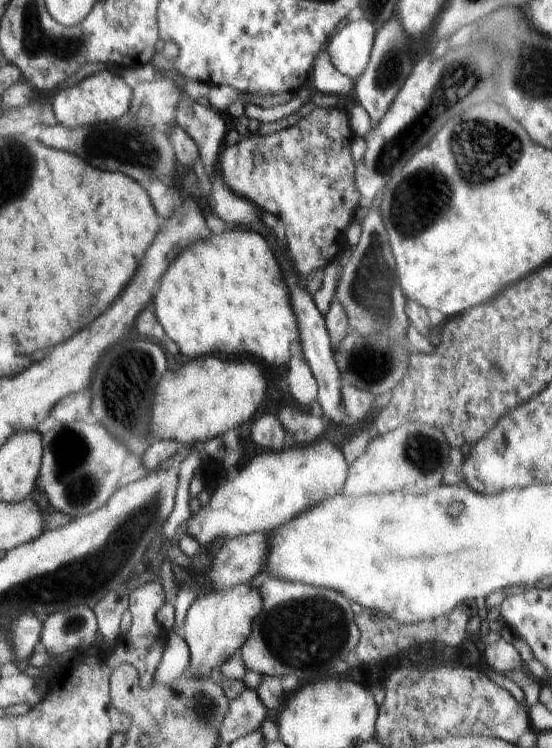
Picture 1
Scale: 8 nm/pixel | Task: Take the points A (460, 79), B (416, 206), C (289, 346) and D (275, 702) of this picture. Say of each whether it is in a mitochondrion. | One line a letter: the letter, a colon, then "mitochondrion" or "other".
A: mitochondrion
B: mitochondrion
C: other
D: other

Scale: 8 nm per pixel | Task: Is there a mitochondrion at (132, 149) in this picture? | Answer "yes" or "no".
yes

